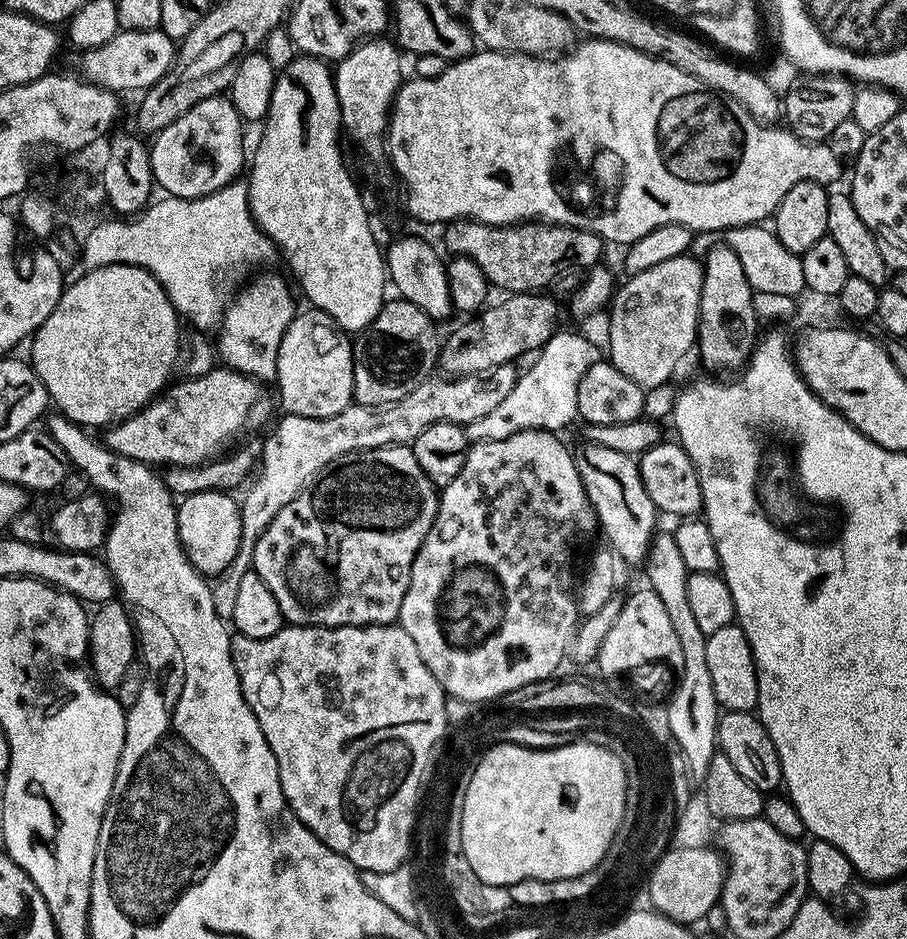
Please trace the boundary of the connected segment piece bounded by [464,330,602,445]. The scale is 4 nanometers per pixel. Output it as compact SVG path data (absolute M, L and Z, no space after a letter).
M558 330L546 342L539 352L535 353L532 368L519 373L514 390L506 394L506 399L498 402L490 414L478 418L478 422L464 425L464 433L469 445L483 440L501 440L510 438L510 434L518 434L522 430L542 430L559 433L578 416L578 382L582 382L582 374L590 370L601 359L602 352L596 349L592 340L587 340L580 332L564 332Z

